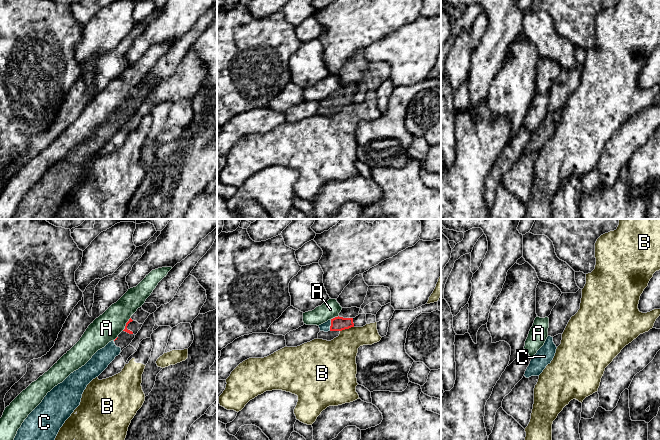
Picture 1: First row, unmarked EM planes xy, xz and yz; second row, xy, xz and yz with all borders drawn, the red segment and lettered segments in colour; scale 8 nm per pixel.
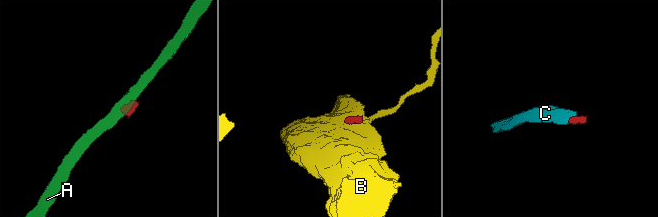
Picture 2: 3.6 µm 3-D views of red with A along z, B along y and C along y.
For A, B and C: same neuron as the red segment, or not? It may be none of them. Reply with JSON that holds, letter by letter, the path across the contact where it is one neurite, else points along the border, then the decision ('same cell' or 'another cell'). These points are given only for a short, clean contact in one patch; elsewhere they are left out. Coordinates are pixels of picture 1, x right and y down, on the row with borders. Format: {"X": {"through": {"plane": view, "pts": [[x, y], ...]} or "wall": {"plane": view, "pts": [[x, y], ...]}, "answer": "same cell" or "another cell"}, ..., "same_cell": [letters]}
{"A": {"wall": {"plane": "xz", "pts": [[338, 315], [330, 319]]}, "answer": "another cell"}, "B": {"wall": {"plane": "xz", "pts": [[353, 326], [340, 331]]}, "answer": "another cell"}, "C": {"through": {"plane": "xz", "pts": [[338, 323], [331, 325], [325, 327]]}, "answer": "same cell"}, "same_cell": ["C"]}

